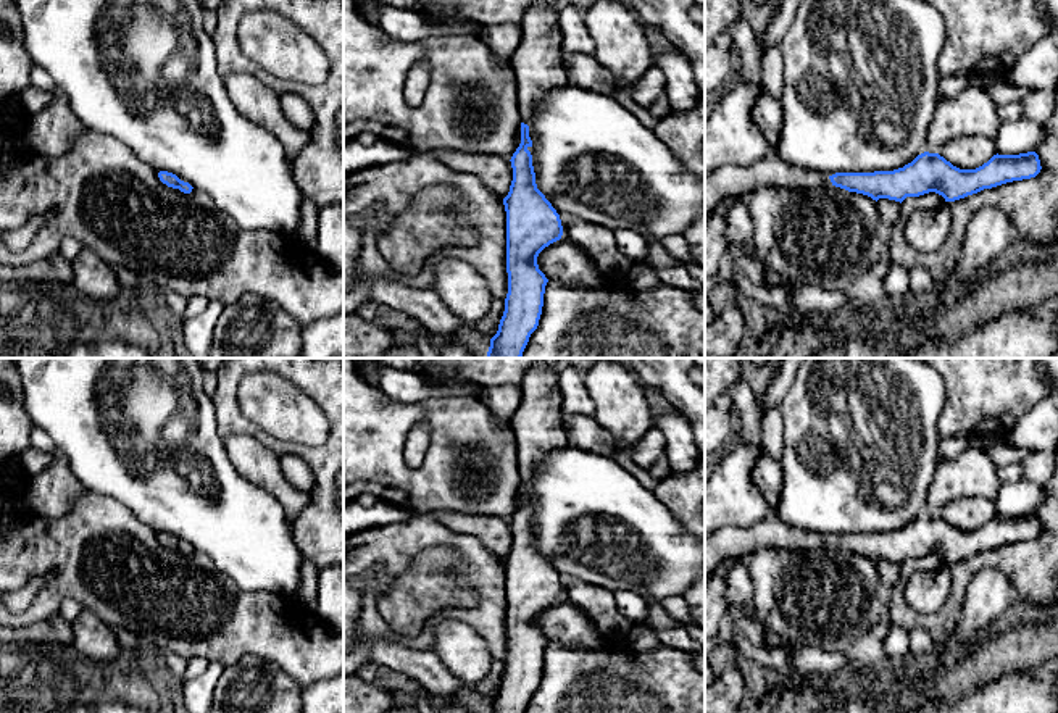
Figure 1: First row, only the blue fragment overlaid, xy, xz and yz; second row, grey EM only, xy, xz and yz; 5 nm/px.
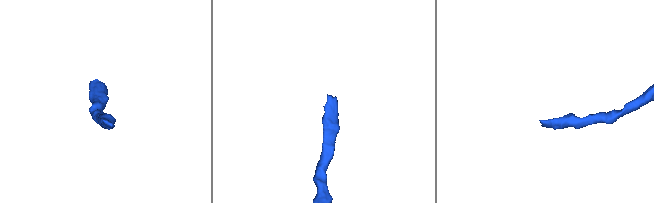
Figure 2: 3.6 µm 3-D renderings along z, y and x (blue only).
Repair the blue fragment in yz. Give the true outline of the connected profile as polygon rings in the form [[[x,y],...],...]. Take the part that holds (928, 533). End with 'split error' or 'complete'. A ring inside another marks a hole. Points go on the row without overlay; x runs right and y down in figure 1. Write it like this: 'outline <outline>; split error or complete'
outline [[[769,513],[748,527],[726,526],[705,536],[705,577],[724,560],[745,561],[748,555],[761,548],[785,548],[810,552],[831,545],[848,553],[903,563],[906,558],[919,558],[935,553],[945,563],[955,563],[984,550],[1006,544],[1035,539],[1040,534],[1040,521],[1035,513],[1019,516],[993,516],[976,531],[960,531],[939,515],[924,513],[911,524],[893,532],[874,534],[823,534],[795,527]]]; split error

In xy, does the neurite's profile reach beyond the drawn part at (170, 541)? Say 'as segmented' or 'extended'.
as segmented

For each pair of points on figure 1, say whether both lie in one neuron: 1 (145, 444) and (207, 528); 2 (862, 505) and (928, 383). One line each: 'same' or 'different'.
1: same
2: same

